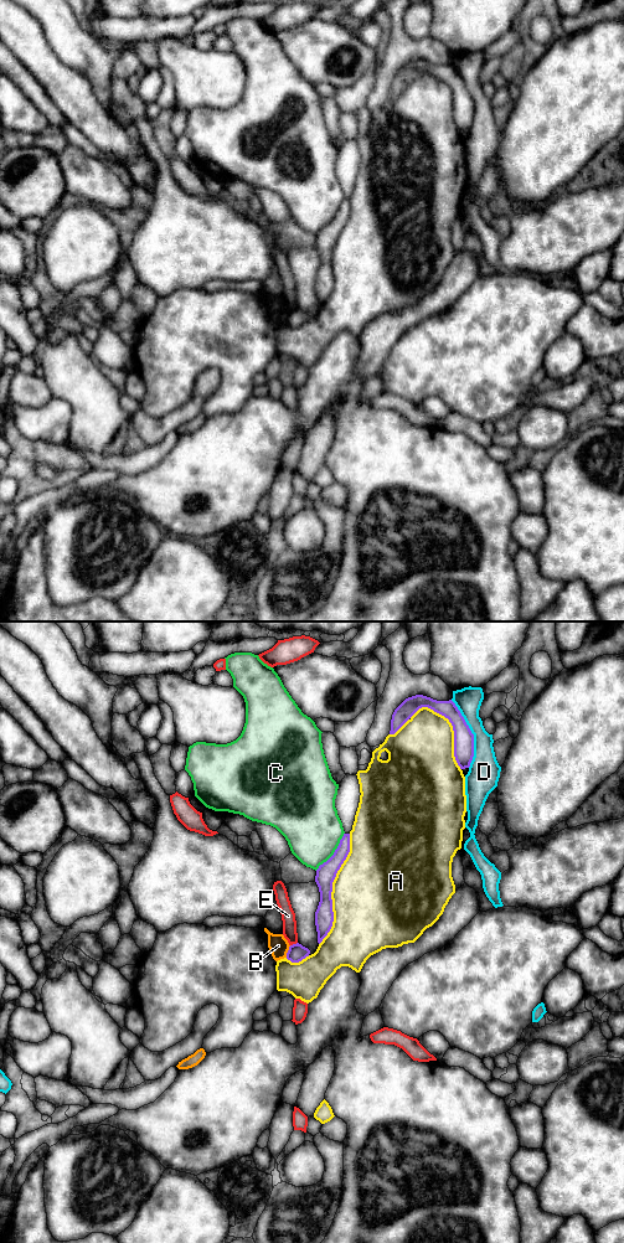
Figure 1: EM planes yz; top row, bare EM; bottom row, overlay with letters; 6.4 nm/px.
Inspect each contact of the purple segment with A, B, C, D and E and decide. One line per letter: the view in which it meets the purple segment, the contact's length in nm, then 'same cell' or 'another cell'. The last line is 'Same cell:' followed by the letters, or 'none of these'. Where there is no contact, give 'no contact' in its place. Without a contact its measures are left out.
A: yz | 750 nm | another cell
B: yz | 90 nm | another cell
C: yz | 320 nm | another cell
D: yz | 460 nm | another cell
E: yz | 50 nm | another cell
Same cell: none of these

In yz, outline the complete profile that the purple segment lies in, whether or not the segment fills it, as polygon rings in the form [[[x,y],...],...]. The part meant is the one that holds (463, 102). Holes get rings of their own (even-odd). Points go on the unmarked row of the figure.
[[[423,60],[406,63],[393,77],[390,99],[394,99],[419,73],[428,72],[449,84],[454,96],[454,122],[460,131],[470,131],[474,122],[474,99],[455,68],[437,66]]]

